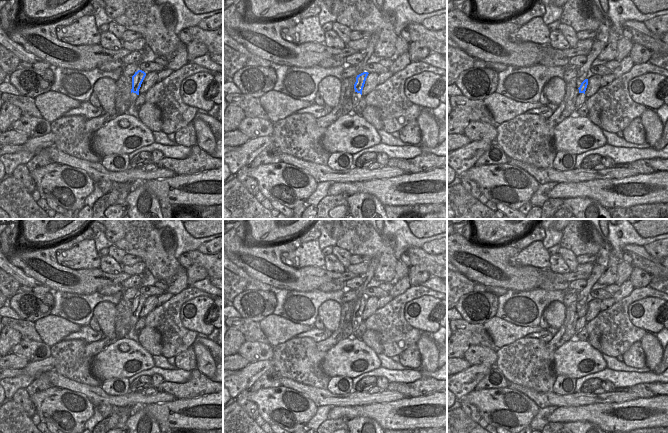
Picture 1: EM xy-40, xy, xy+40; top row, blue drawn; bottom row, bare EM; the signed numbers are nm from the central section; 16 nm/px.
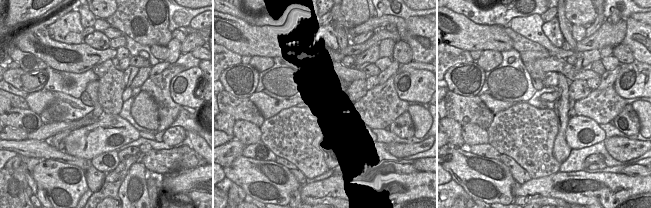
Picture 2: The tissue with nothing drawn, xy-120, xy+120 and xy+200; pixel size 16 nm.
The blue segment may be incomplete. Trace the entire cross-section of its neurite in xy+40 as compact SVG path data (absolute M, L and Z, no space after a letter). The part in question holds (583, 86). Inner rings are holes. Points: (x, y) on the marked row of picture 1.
M585 79L578 88L578 95L576 97L575 106L579 108L586 101L585 91L588 85L588 79Z

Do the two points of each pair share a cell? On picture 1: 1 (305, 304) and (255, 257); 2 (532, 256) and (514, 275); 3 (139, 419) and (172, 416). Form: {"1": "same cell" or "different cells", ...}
{"1": "different cells", "2": "different cells", "3": "different cells"}

